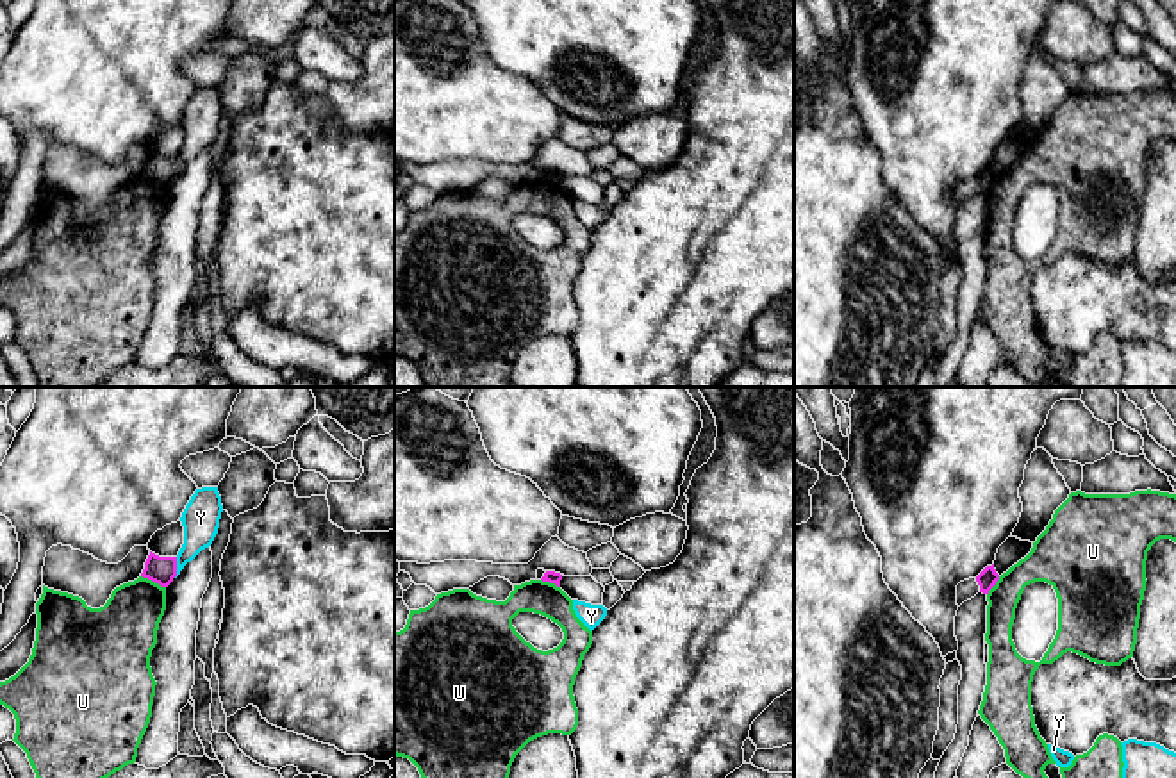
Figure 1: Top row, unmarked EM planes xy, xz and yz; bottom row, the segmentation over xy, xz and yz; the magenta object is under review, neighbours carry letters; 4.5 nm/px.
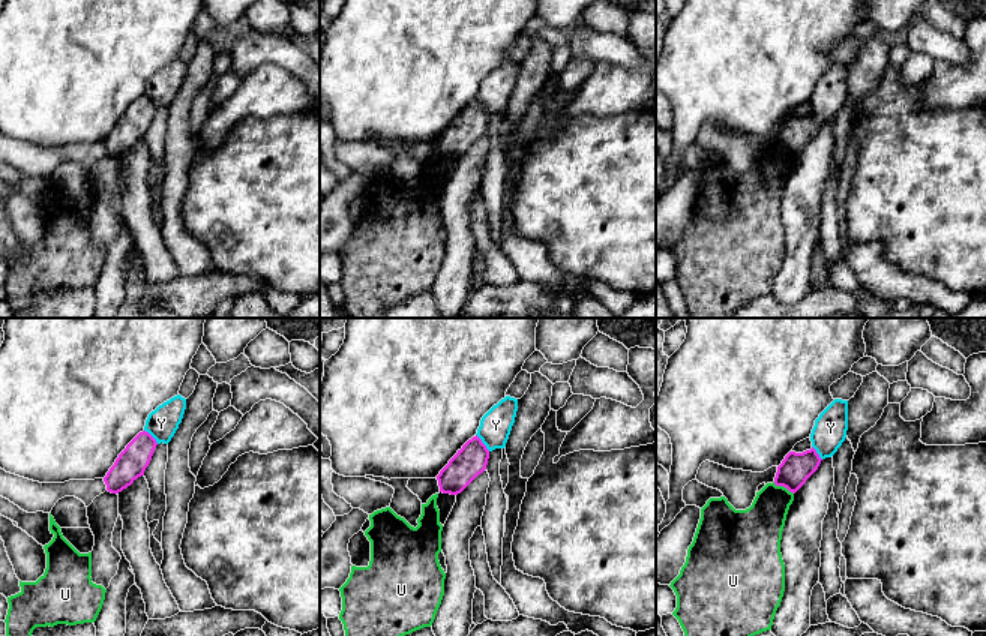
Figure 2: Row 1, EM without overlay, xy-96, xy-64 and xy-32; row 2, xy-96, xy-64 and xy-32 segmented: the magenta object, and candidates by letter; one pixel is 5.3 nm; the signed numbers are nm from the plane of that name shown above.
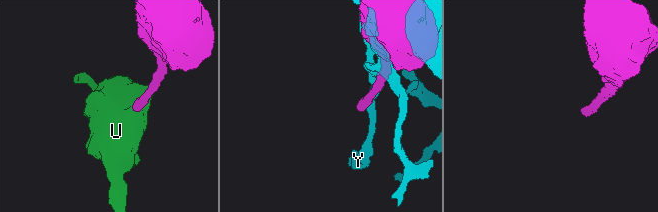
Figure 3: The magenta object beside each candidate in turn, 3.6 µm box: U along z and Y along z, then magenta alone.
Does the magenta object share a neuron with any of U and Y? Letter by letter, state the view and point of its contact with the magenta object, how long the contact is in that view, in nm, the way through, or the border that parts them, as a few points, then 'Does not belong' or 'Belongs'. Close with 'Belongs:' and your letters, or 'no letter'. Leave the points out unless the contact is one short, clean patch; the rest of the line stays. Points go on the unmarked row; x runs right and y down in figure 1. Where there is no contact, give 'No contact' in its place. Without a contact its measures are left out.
U: Touches magenta at xy (154, 181). Shared border 130 nm. Boundary: xy (141, 175), (165, 188). Does not belong
Y: Touches magenta at xy (175, 168). Shared border 100 nm. Does not belong
Belongs: no letter

